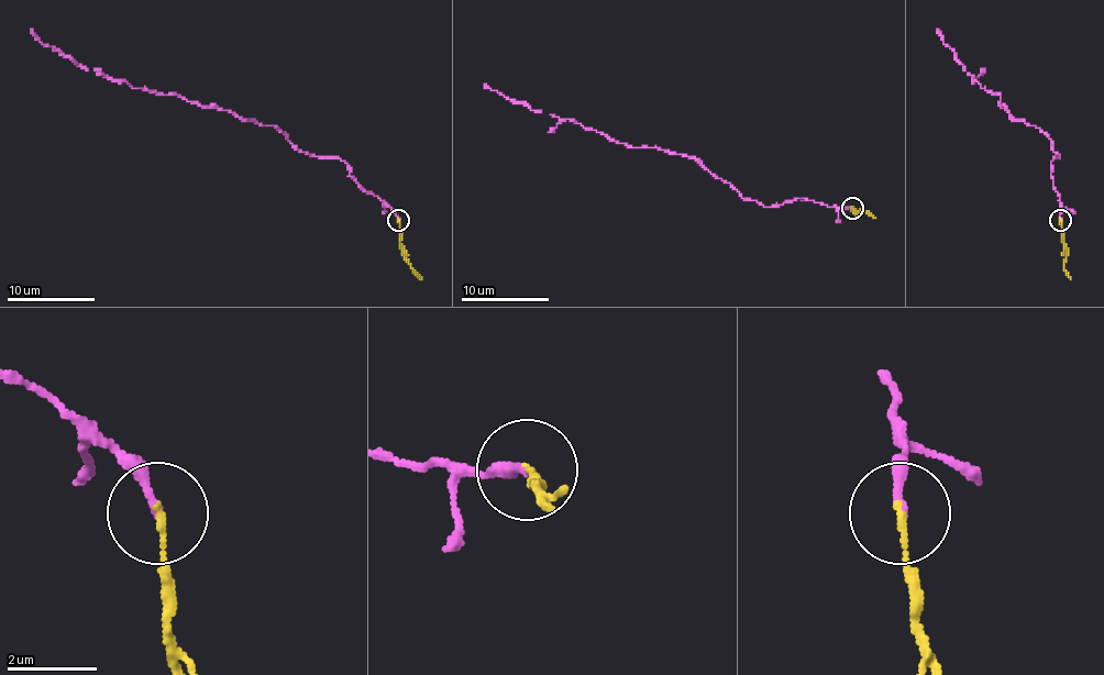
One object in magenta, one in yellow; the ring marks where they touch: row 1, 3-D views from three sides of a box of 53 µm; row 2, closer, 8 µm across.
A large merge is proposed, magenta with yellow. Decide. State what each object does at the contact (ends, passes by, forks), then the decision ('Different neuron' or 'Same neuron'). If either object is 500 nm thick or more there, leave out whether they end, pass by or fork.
At the ring magenta ends. At the ring yellow ends. Different neuron

